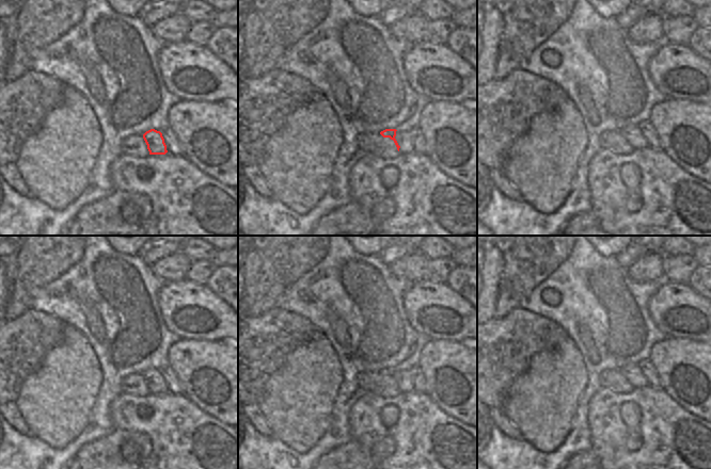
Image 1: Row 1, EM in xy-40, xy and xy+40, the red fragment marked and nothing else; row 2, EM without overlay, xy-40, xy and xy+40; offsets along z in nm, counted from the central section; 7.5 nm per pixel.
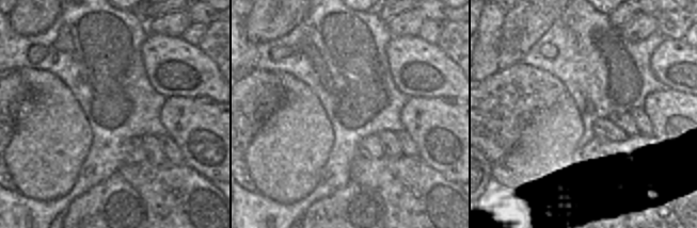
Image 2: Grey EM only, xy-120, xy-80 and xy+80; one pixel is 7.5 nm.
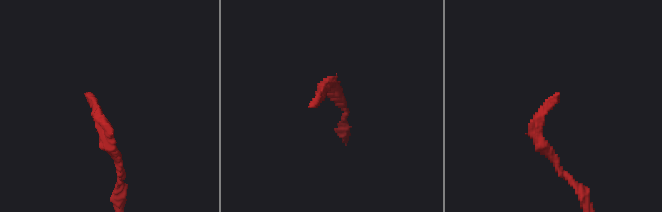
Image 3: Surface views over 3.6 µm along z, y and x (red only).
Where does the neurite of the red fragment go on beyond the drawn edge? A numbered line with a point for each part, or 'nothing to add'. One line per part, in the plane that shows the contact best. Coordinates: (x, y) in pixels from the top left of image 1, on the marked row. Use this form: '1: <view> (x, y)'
1: xy (404, 140)

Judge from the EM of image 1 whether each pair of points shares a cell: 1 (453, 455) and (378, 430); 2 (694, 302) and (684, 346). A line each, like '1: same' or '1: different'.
1: same
2: different

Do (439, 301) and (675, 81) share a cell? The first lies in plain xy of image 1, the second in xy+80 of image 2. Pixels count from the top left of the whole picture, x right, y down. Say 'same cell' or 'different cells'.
same cell

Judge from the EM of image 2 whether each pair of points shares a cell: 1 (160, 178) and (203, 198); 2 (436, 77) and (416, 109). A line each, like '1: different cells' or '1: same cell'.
1: same cell
2: different cells

